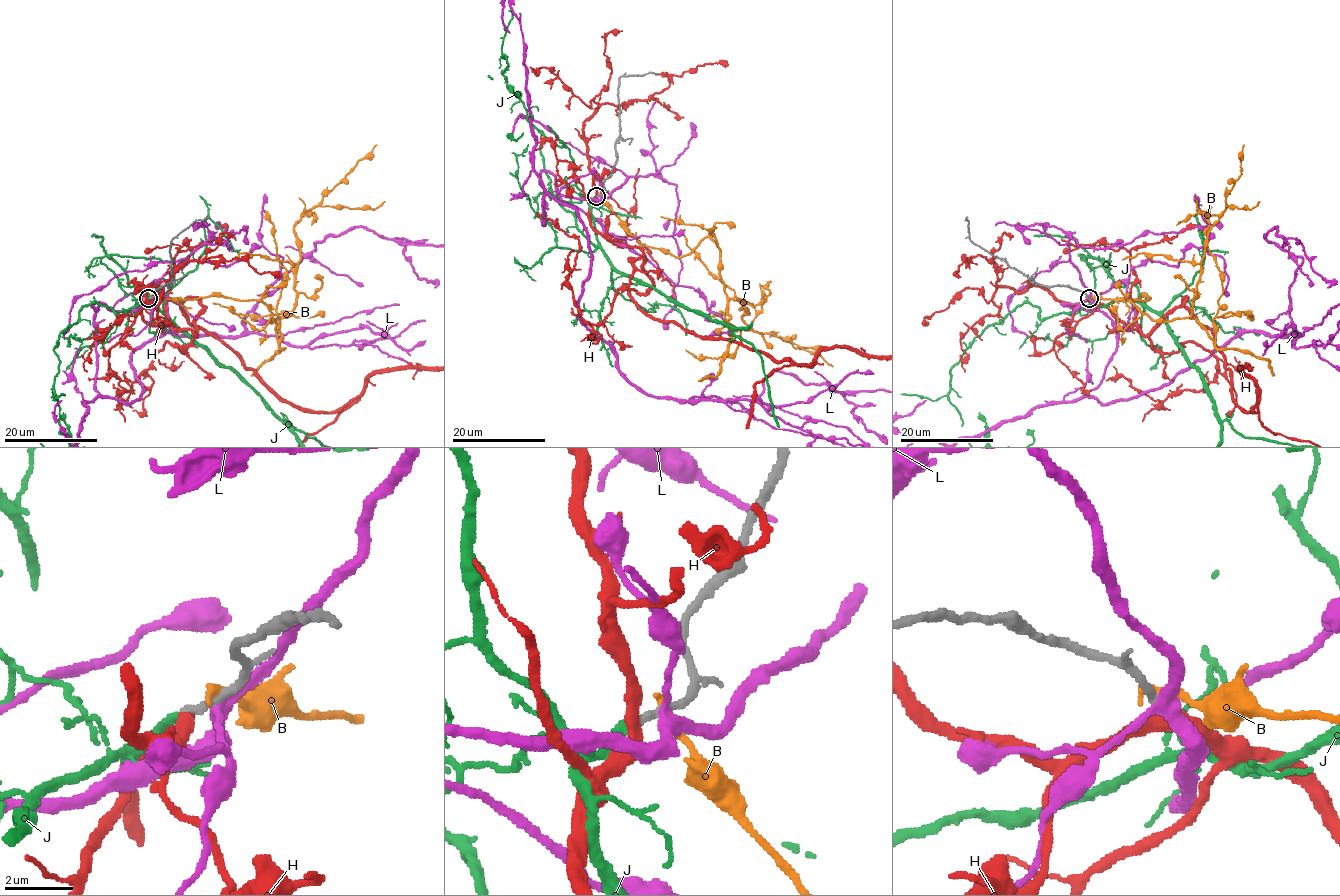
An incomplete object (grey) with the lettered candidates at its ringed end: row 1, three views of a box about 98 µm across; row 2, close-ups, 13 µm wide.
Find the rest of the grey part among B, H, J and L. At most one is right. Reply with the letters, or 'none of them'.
J

